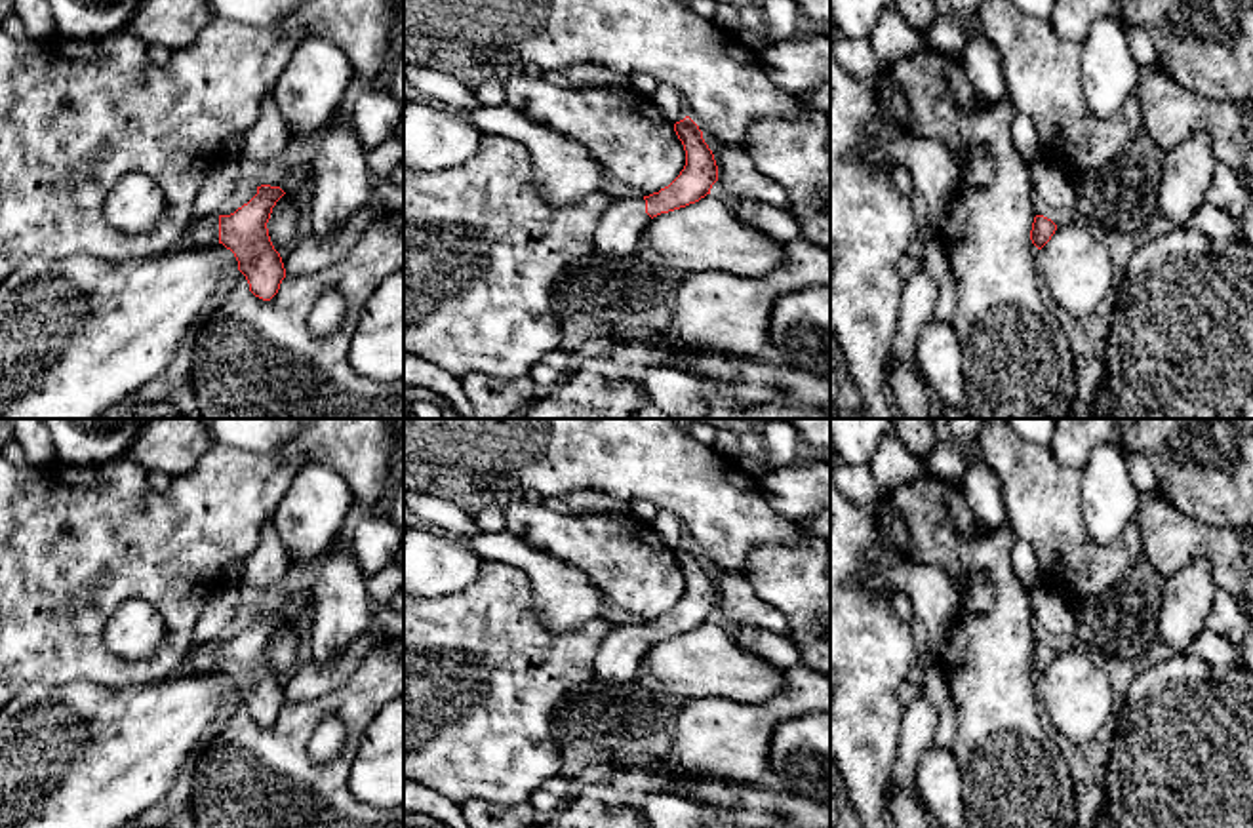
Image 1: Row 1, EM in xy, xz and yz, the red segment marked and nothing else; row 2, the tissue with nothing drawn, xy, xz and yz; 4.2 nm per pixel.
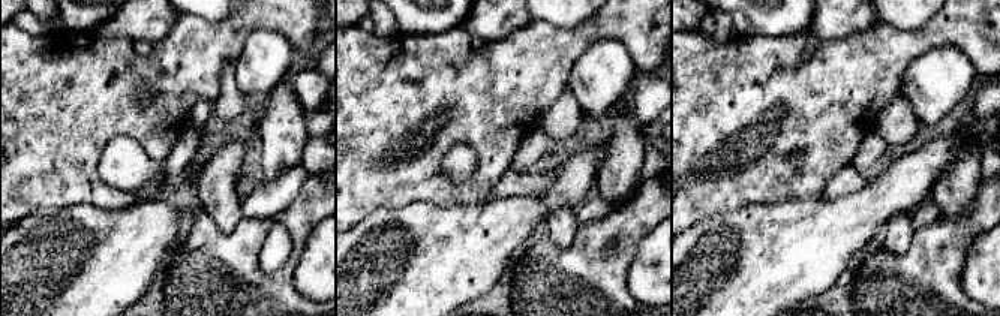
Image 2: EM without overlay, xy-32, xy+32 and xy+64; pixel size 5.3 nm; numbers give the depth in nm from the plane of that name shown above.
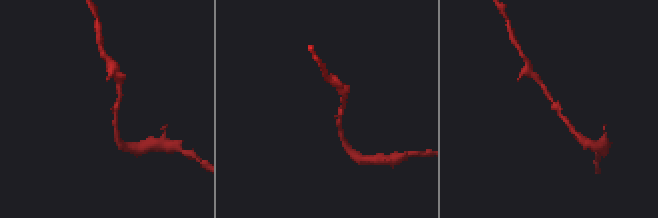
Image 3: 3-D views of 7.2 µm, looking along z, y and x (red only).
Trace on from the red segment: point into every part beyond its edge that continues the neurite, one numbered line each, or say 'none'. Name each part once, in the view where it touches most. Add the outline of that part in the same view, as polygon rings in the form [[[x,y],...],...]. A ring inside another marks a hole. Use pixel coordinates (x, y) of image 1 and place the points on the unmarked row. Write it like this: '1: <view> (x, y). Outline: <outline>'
1: xy (200, 657). Outline: [[[192,643],[189,655],[183,659],[179,666],[179,672],[198,674],[202,670],[211,668],[219,668],[219,643]]]

